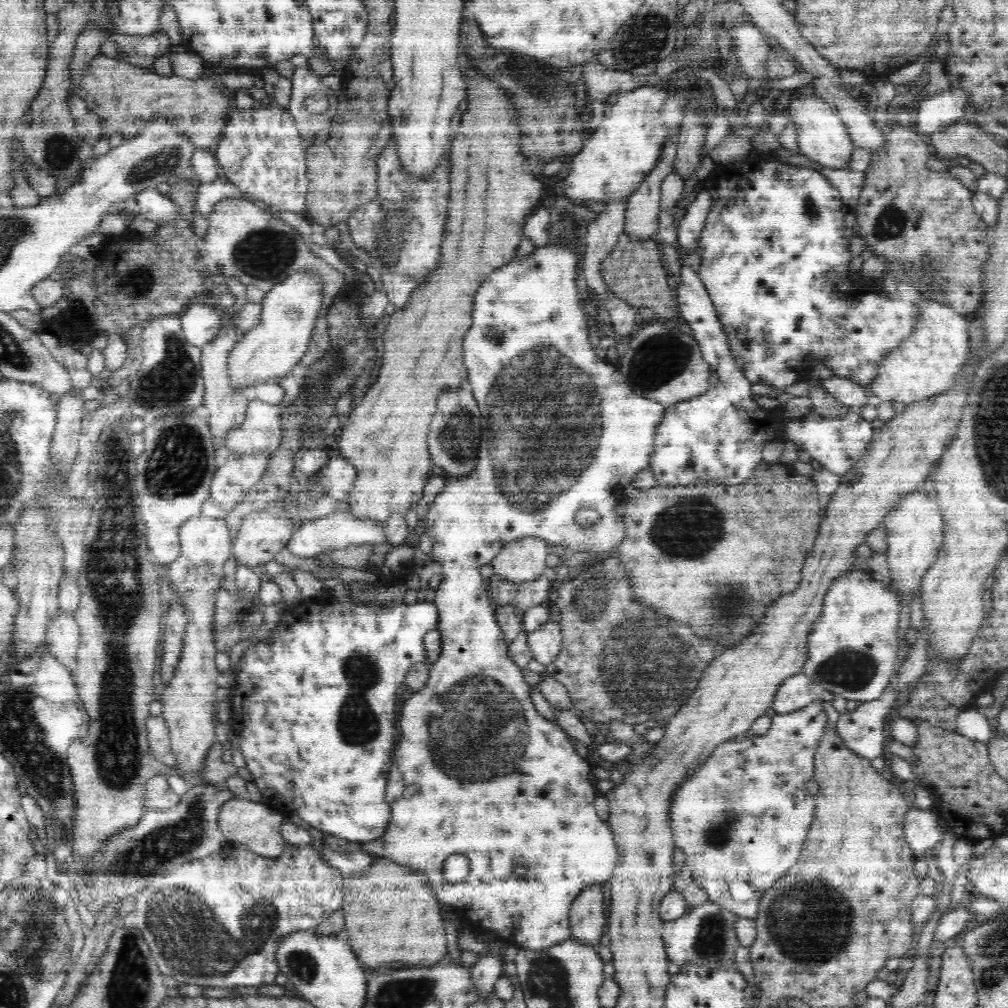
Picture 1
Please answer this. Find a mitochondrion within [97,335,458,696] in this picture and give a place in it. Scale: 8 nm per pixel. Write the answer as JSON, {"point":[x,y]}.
{"point":[177,466]}

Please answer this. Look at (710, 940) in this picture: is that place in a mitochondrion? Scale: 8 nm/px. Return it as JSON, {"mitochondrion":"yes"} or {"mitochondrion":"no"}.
{"mitochondrion":"yes"}

